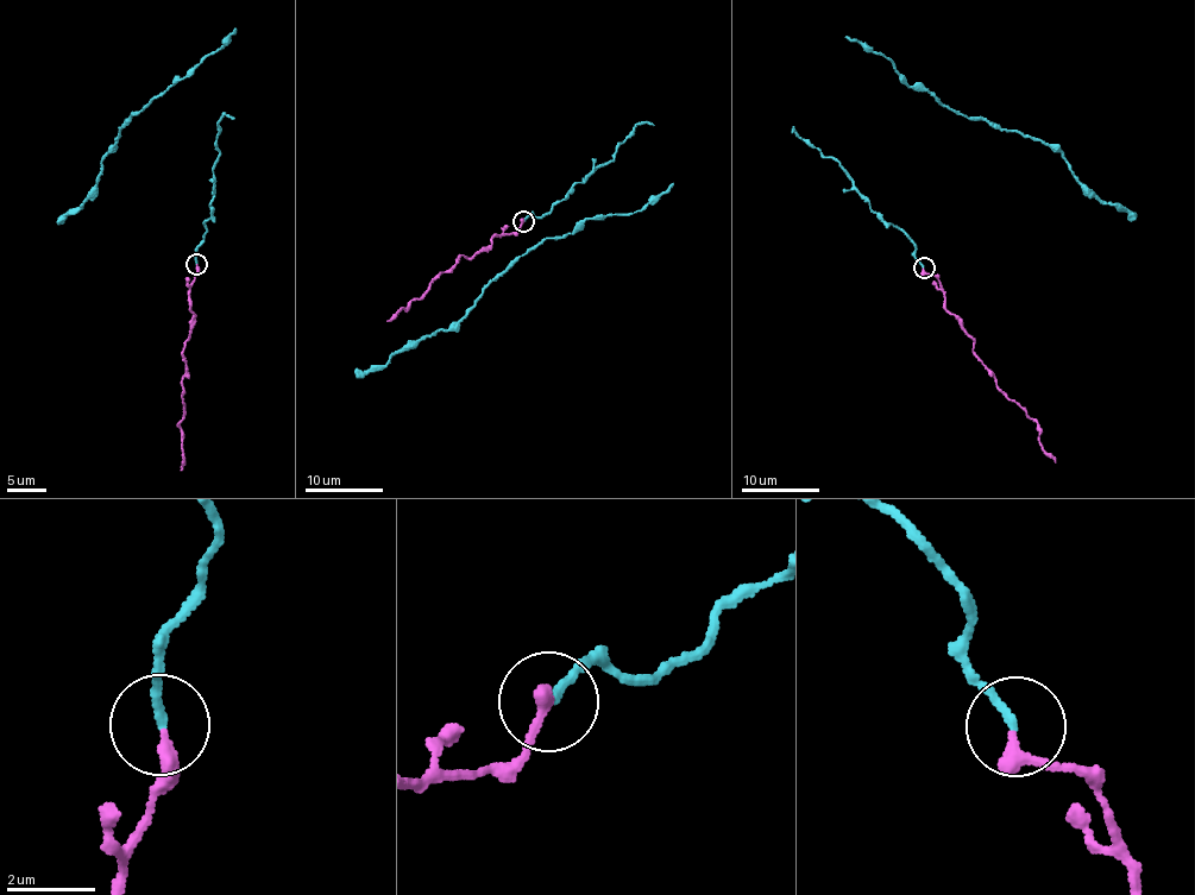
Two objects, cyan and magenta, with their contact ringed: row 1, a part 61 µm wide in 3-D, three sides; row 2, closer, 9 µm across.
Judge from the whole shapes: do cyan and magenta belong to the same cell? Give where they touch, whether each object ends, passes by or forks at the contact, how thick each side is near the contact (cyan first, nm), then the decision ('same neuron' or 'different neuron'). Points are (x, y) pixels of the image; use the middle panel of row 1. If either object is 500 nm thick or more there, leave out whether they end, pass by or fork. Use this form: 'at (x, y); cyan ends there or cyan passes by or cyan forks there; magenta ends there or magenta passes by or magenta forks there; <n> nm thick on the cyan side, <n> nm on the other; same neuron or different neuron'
at (523, 221); cyan ends there; magenta ends there; 180 nm thick on the cyan side, 340 nm on the other; different neuron

